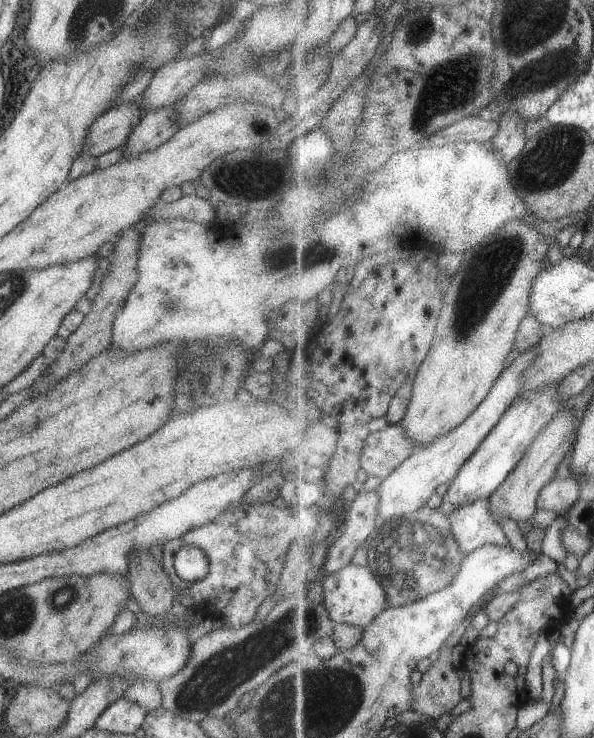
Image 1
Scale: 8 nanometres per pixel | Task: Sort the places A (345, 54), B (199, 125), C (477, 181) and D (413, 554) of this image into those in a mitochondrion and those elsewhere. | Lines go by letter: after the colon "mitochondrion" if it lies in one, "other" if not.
A: other
B: other
C: other
D: mitochondrion

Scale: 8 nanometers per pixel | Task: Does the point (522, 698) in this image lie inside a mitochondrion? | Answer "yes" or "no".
no

